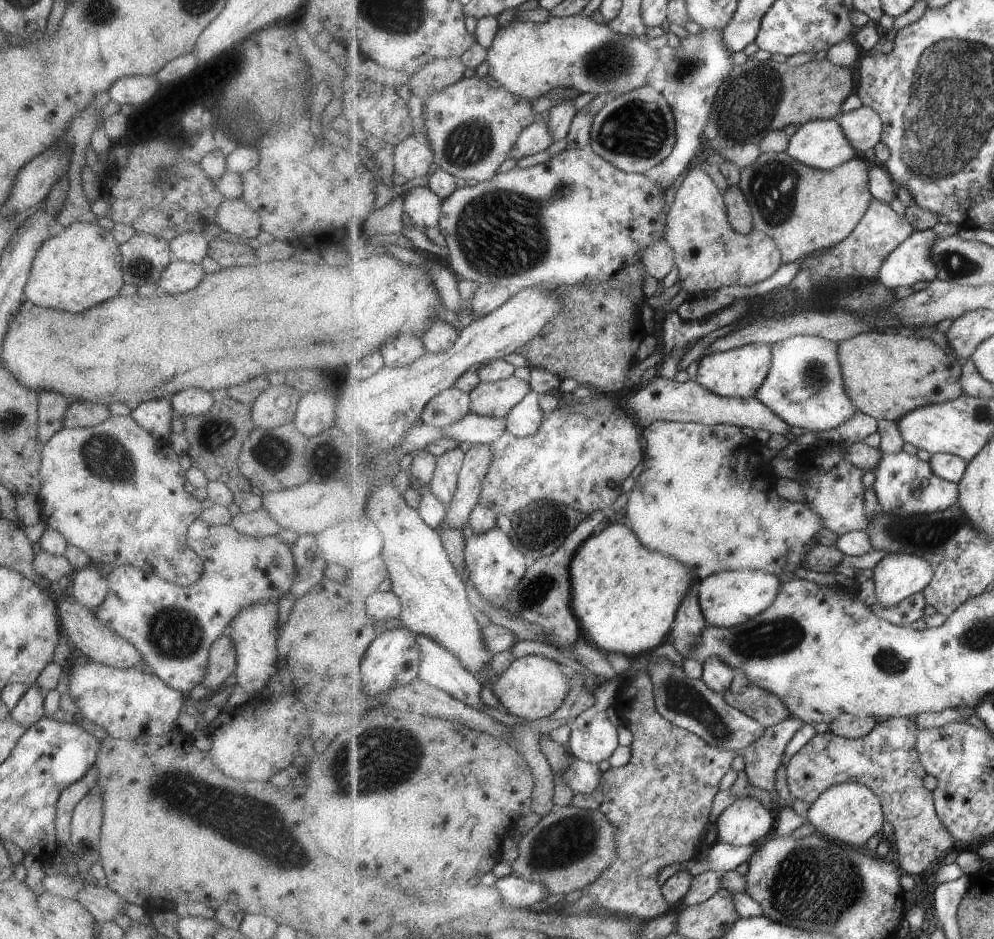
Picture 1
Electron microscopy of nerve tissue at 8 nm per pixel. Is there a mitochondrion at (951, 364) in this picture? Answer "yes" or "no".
no

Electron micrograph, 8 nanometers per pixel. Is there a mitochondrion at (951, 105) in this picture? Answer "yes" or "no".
yes

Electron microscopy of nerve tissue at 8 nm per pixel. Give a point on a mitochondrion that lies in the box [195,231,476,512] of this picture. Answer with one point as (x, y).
(326, 457)

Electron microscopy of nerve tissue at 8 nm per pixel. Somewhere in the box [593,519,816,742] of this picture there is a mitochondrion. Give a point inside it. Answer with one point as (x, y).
(763, 639)

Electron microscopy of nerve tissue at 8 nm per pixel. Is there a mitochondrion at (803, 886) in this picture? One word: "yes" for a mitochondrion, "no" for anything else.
yes

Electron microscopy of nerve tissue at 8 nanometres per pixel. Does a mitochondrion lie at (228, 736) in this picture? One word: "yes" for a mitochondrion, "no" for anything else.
no

